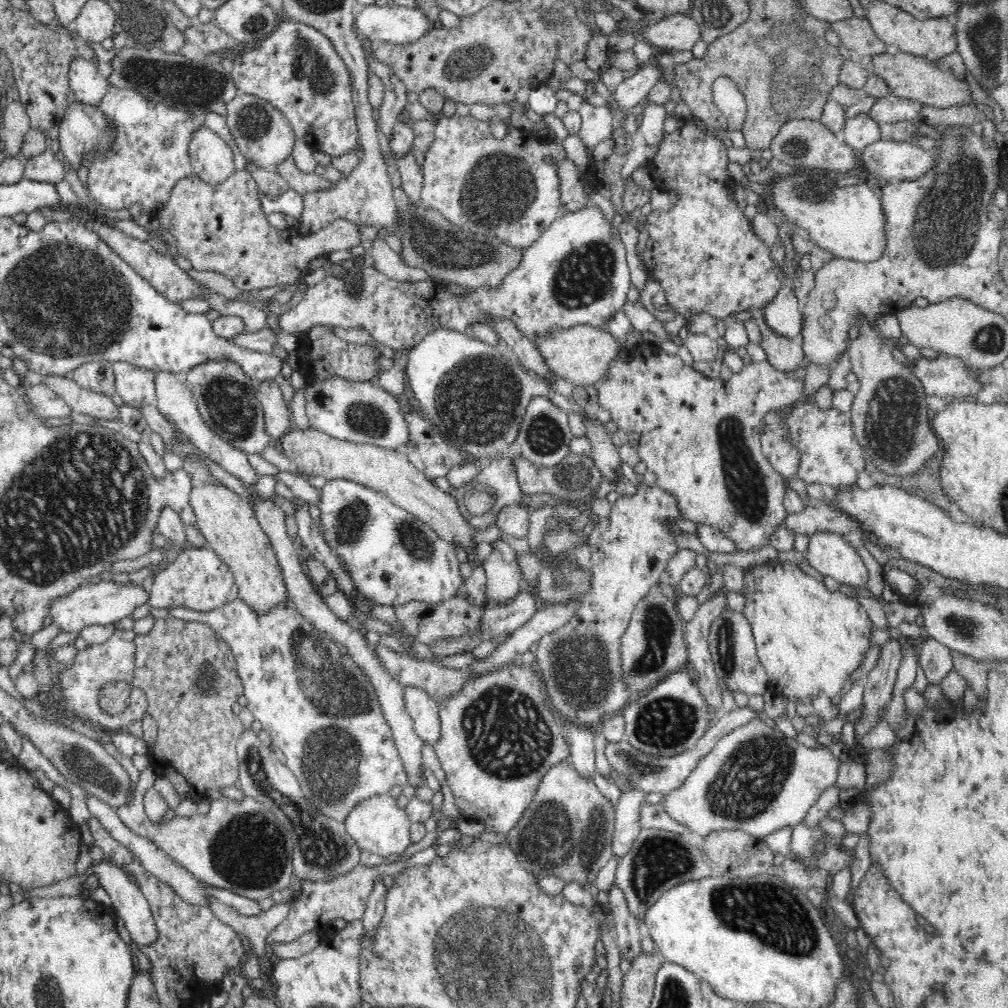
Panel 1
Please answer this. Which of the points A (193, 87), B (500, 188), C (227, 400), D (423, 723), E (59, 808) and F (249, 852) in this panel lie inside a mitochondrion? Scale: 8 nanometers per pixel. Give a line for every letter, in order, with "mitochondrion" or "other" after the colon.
A: mitochondrion
B: mitochondrion
C: mitochondrion
D: other
E: other
F: mitochondrion

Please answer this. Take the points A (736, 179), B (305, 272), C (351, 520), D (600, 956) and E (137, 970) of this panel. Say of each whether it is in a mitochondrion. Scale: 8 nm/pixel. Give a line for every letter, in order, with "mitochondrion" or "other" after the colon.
A: other
B: other
C: mitochondrion
D: other
E: other

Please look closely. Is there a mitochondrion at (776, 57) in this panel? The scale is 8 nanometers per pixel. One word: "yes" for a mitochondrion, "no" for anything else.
yes

